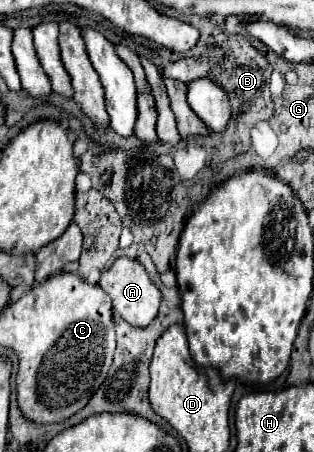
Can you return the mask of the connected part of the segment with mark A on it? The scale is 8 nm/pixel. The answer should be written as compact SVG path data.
M118 258L112 268L108 268L100 282L102 290L112 298L112 308L116 314L120 314L128 324L132 326L146 326L154 320L154 316L158 314L158 306L160 306L160 290L154 286L154 282L148 278L144 266L138 260L132 258Z

